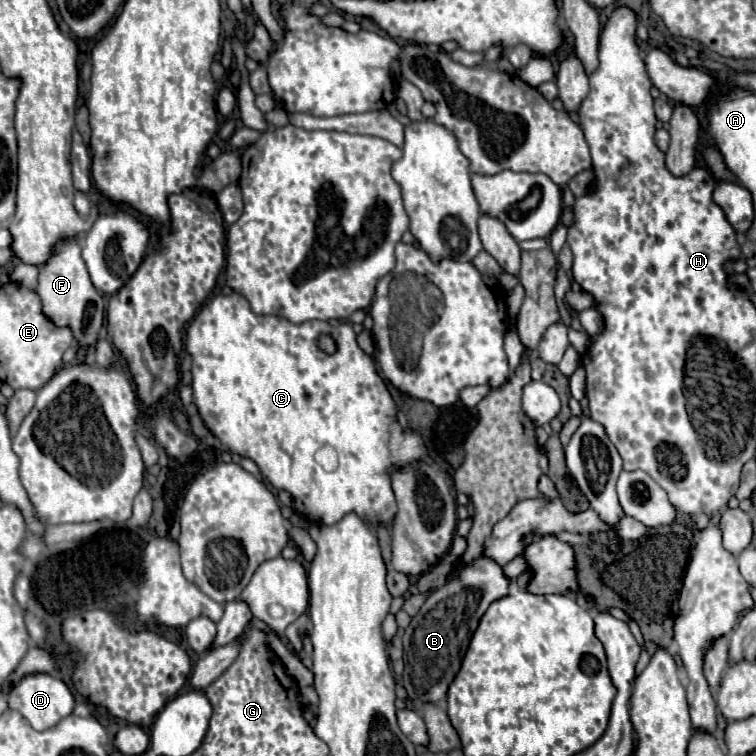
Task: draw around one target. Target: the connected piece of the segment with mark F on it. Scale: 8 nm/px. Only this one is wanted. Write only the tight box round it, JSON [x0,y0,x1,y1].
[37,240,105,350]

